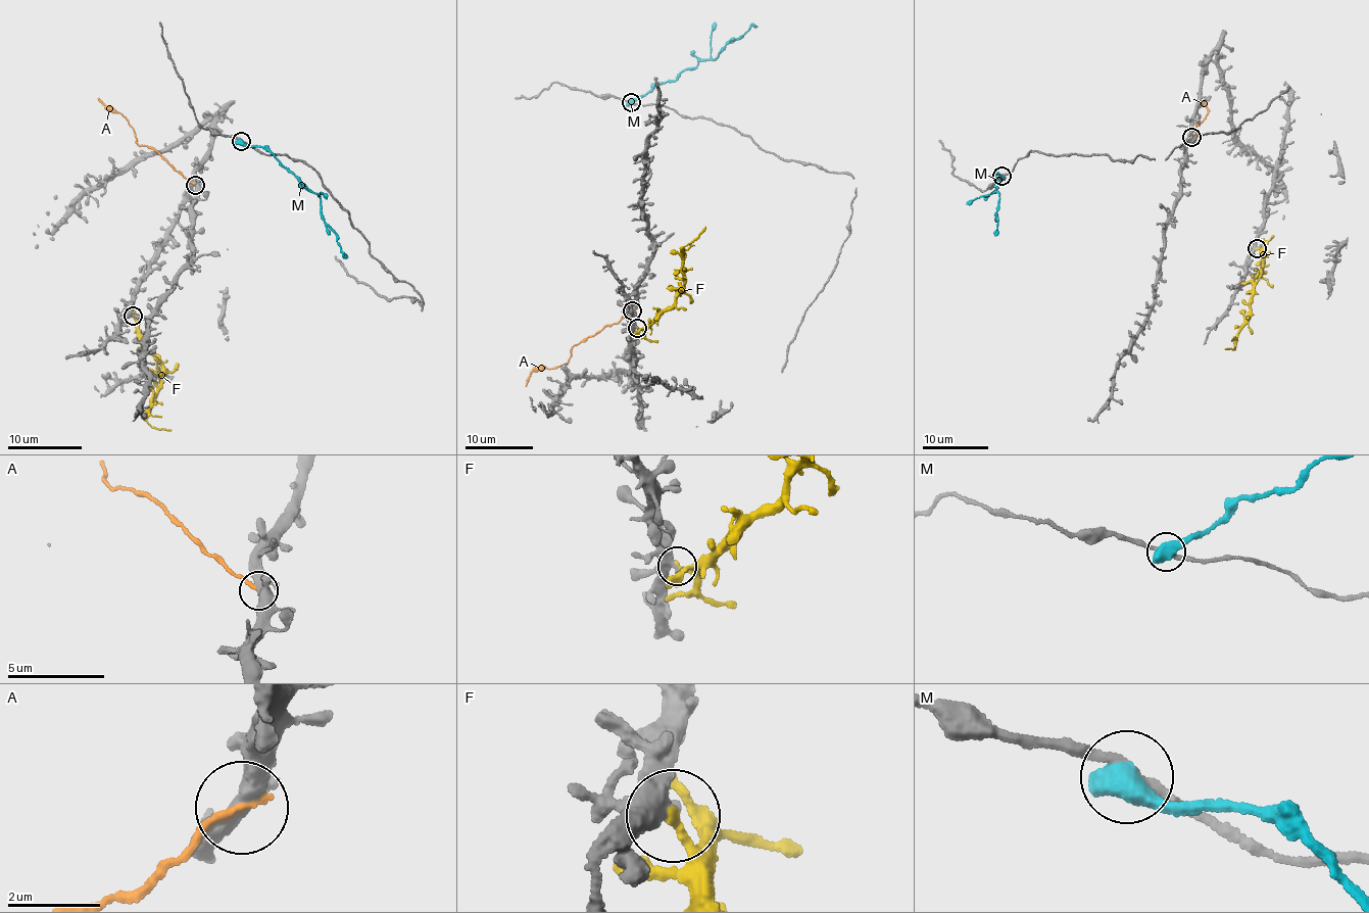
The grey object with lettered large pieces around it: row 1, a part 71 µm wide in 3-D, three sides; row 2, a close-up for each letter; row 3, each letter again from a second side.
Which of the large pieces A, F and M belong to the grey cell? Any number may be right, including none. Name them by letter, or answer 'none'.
none

